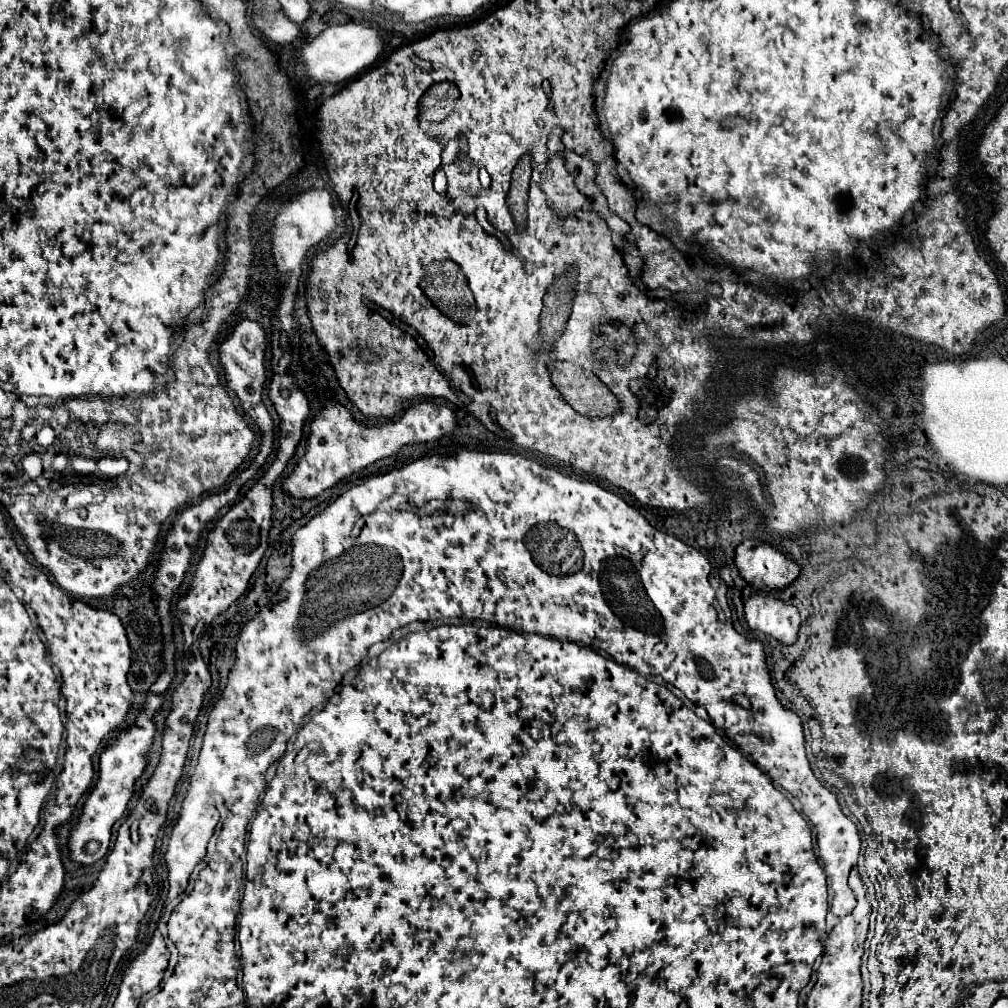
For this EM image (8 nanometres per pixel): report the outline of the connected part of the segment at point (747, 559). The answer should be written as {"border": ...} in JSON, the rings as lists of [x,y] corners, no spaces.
{"border":[[[746,539],[736,549],[736,567],[740,575],[754,589],[784,589],[790,585],[798,573],[800,565],[794,563],[776,545],[764,543],[760,539]]]}

